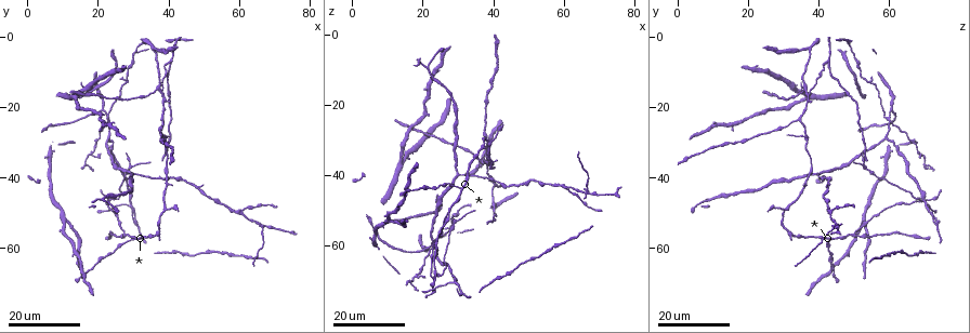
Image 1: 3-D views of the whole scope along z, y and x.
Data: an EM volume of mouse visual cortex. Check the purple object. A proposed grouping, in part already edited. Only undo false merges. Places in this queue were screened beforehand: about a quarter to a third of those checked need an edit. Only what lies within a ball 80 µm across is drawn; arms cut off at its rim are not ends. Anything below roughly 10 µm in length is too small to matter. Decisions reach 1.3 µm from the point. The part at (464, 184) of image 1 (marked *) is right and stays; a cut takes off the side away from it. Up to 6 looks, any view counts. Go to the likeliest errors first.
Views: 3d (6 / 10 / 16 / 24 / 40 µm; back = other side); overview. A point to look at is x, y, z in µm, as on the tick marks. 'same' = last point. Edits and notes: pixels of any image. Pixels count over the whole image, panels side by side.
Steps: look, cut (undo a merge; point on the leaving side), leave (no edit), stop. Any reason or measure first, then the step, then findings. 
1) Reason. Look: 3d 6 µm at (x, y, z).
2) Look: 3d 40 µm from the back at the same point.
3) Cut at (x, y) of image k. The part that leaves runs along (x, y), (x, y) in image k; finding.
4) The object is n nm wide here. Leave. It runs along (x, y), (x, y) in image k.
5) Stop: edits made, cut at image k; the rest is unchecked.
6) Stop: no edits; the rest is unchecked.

Looks like a crossing. Look: 3d 16 µm at (67.5, 53.5, 44.5).

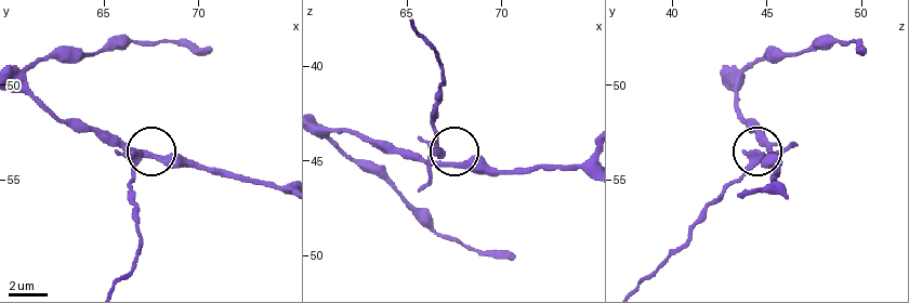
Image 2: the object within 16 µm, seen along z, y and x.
Look: 3d 6 µm at (66.9, 53.8, 44.9).

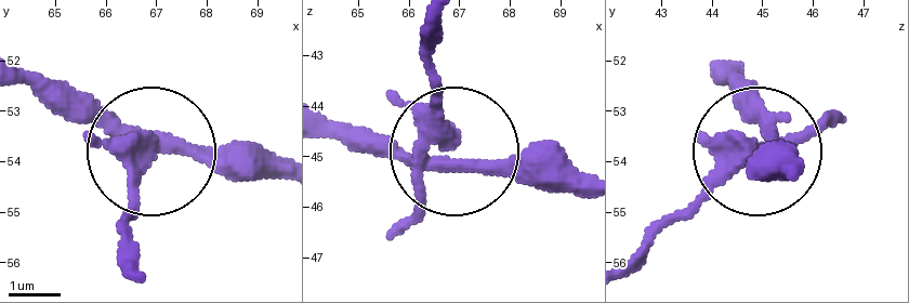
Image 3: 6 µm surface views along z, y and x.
Look: 3d 6 µm from the back at (66.85, 53.75, 44.95).

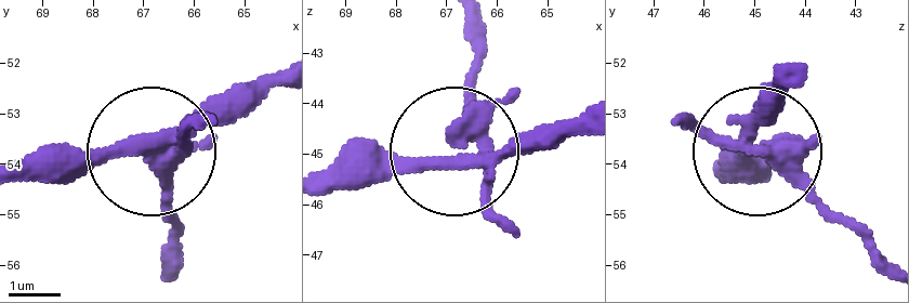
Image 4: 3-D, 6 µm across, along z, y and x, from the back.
Leave. It runs along (579, 120), (488, 150), (325, 175) in image 4; continuous, no second cell.

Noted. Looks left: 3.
A fork. Look: 3d 16 µm at (61.0, 50.0, 43.5).

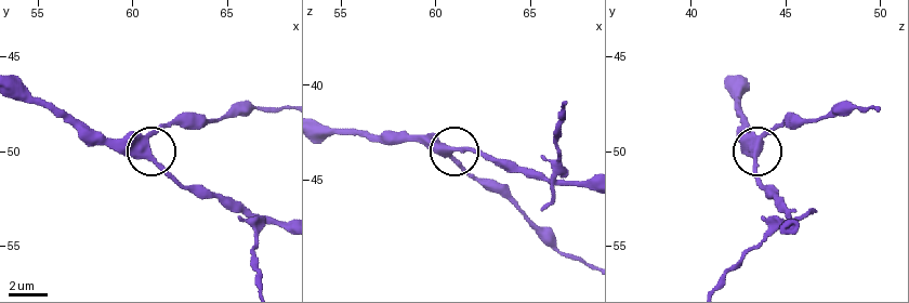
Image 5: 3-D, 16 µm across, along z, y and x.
Look: 3d 6 µm at (60.6, 49.5, 43.5).

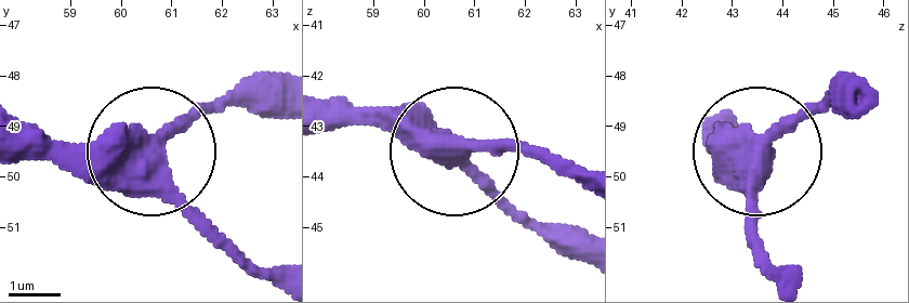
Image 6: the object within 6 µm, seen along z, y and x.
Leave. It runs along (18, 122), (161, 148), (235, 80) in image 6; continuous, no second cell.

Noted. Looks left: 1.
Stop: no edits; the rest is unchecked.

